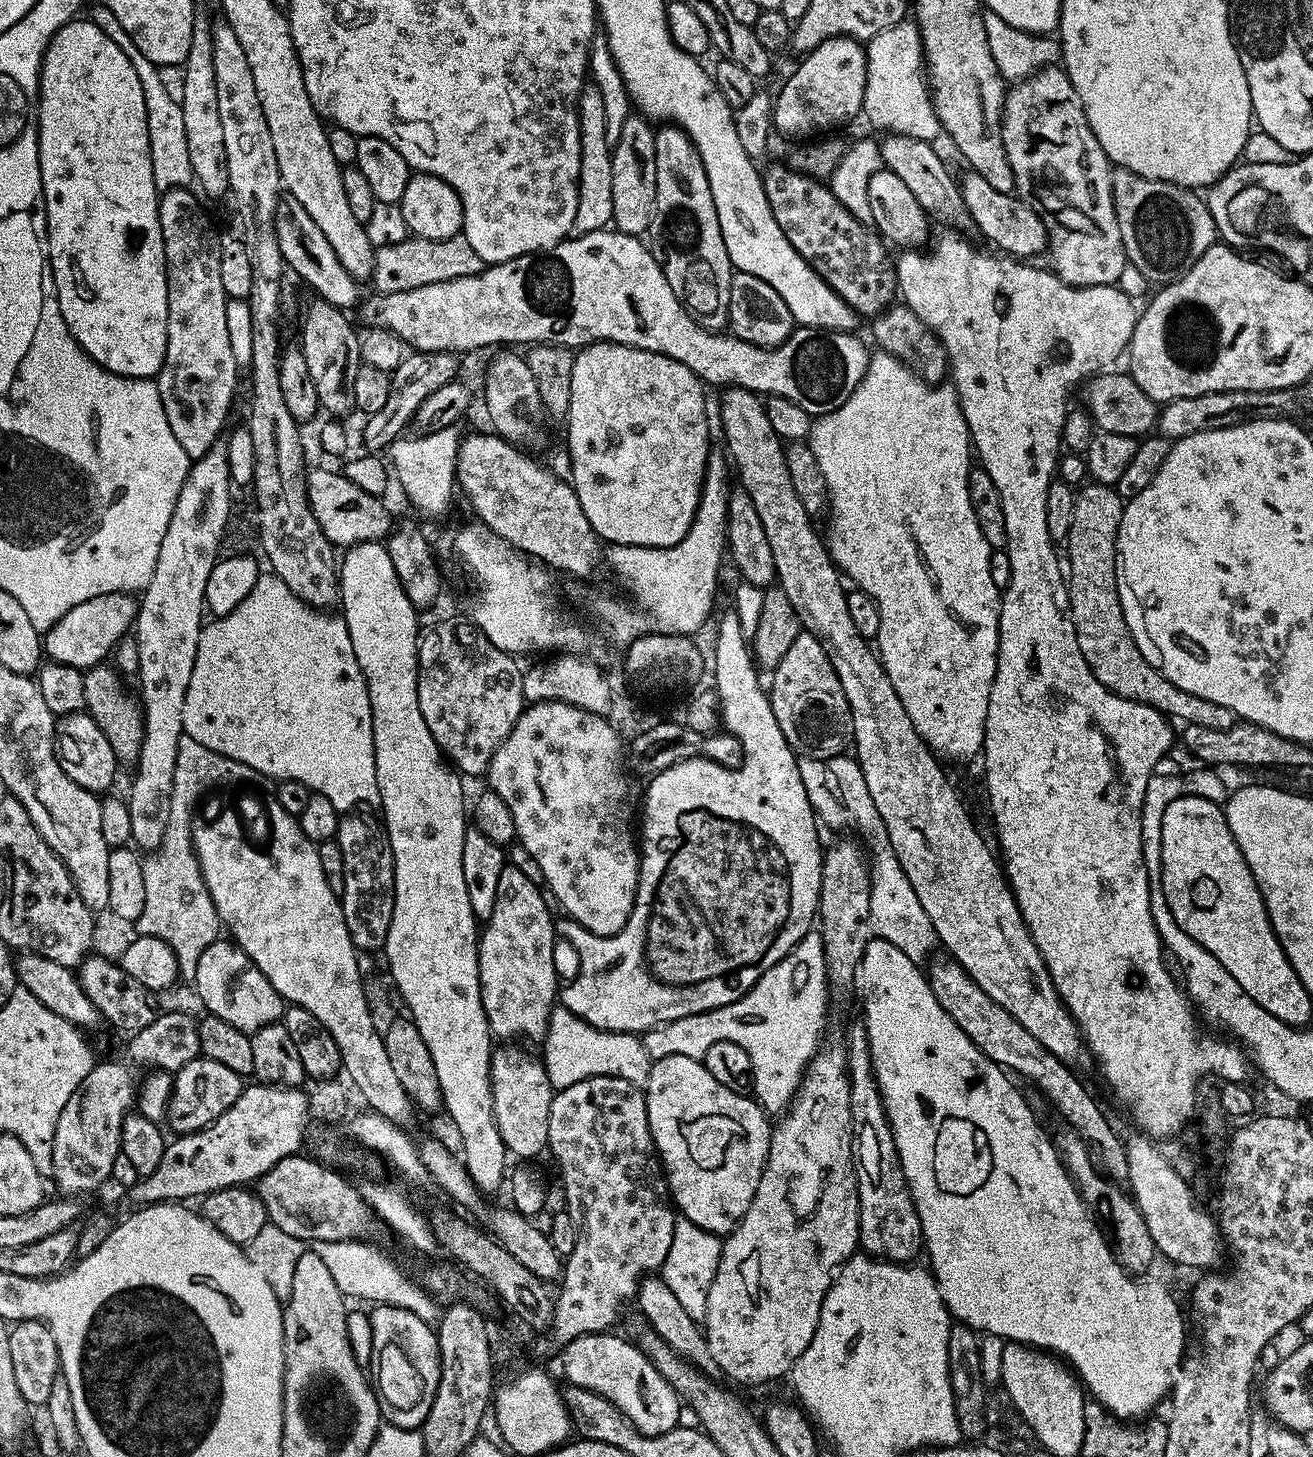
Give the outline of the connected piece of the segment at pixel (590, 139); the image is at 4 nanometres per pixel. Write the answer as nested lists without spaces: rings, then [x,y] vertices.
[[[585,87],[580,94],[580,193],[578,194],[578,214],[574,218],[577,233],[599,232],[612,224],[614,210],[614,170],[612,169],[612,149],[606,130],[606,106],[602,106],[602,94],[595,87]]]

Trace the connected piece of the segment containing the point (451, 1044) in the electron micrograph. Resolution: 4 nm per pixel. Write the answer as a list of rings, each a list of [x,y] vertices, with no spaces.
[[[368,540],[364,544],[353,544],[343,555],[342,563],[339,565],[339,603],[344,604],[342,615],[346,626],[350,630],[350,642],[354,642],[354,654],[358,658],[358,664],[362,666],[362,674],[366,678],[370,690],[372,725],[374,726],[374,762],[376,763],[378,790],[380,791],[379,807],[384,808],[382,824],[386,829],[389,844],[393,850],[393,858],[396,862],[396,901],[393,908],[393,920],[390,922],[389,934],[385,938],[382,952],[383,955],[388,955],[387,971],[392,974],[407,1011],[412,1011],[410,1013],[411,1019],[418,1026],[426,1046],[430,1046],[430,1058],[434,1058],[434,1068],[438,1070],[440,1093],[444,1098],[443,1111],[445,1113],[448,1111],[448,1116],[452,1119],[452,1124],[456,1127],[461,1142],[464,1143],[464,1152],[462,1151],[464,1165],[477,1188],[485,1194],[491,1194],[491,1192],[498,1191],[500,1187],[502,1189],[505,1187],[506,1168],[504,1170],[504,1163],[507,1162],[508,1158],[510,1159],[510,1152],[504,1147],[502,1135],[498,1130],[498,1122],[495,1121],[494,1098],[491,1092],[491,1058],[494,1051],[494,1037],[492,1031],[488,1029],[486,1010],[482,1006],[480,967],[478,966],[478,954],[480,953],[478,921],[474,910],[470,906],[470,894],[466,890],[466,874],[462,874],[464,829],[466,827],[466,821],[464,821],[464,788],[460,785],[461,777],[458,775],[457,769],[449,763],[444,753],[440,751],[434,734],[430,734],[430,726],[426,724],[426,718],[422,716],[422,706],[420,705],[420,658],[418,655],[418,645],[422,639],[422,627],[420,628],[420,620],[416,617],[418,609],[412,604],[412,600],[406,594],[406,590],[398,578],[398,570],[390,558],[387,547],[375,540]]]

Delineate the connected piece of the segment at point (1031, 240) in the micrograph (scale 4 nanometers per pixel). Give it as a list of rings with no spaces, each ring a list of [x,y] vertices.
[[[969,171],[967,175],[960,184],[960,193],[968,211],[968,220],[976,223],[977,230],[993,244],[993,249],[1013,258],[1032,258],[1028,256],[1036,256],[1047,249],[1048,231],[1044,220],[1029,204],[1015,195],[994,190],[994,186],[977,172]]]

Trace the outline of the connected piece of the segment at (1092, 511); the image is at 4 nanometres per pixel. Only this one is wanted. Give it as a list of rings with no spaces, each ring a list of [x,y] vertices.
[[[1099,482],[1081,487],[1074,500],[1072,525],[1066,541],[1066,583],[1068,611],[1072,614],[1078,646],[1094,678],[1098,678],[1098,682],[1102,682],[1102,686],[1114,694],[1142,702],[1173,721],[1210,726],[1210,730],[1226,730],[1237,723],[1235,714],[1226,710],[1226,706],[1218,706],[1218,702],[1206,702],[1206,698],[1198,698],[1198,694],[1186,694],[1186,690],[1178,690],[1178,686],[1161,674],[1153,661],[1151,664],[1144,657],[1143,650],[1136,645],[1128,629],[1116,576],[1116,535],[1120,533],[1124,506],[1125,501],[1117,494],[1115,487]]]

